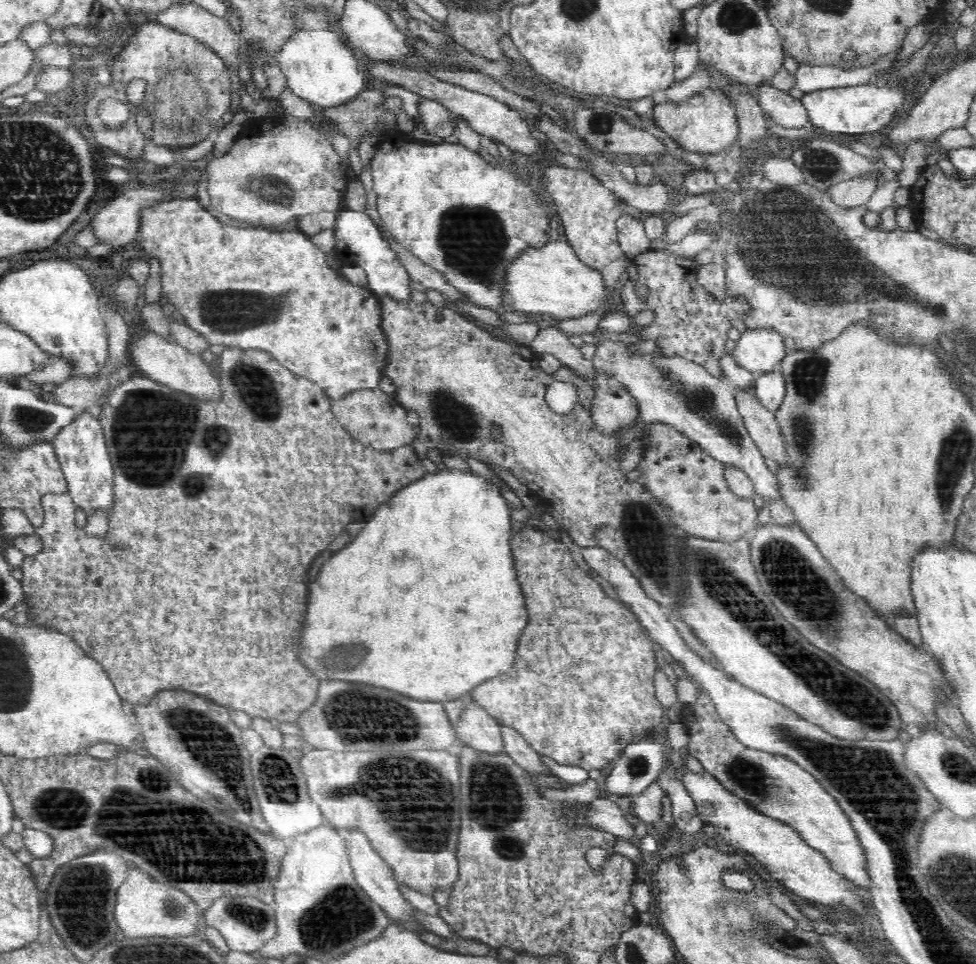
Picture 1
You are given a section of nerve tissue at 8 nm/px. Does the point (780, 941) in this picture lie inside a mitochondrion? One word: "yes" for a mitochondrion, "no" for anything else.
yes

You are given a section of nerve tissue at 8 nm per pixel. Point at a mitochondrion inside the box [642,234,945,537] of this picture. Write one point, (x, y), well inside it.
(808, 376)

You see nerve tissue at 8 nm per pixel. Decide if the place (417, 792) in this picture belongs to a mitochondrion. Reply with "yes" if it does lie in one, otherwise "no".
yes

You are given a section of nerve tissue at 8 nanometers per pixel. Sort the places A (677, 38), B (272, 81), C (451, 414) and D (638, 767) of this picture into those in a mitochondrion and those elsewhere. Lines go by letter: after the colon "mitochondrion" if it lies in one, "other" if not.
A: other
B: other
C: mitochondrion
D: mitochondrion

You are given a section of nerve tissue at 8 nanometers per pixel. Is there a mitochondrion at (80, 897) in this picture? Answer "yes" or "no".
yes

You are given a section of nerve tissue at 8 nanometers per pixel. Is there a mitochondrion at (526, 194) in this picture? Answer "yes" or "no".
no

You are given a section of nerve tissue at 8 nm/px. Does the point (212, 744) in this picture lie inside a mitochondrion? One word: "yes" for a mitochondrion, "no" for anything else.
yes

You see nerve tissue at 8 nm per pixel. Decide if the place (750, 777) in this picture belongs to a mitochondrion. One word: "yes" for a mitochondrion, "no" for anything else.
yes

